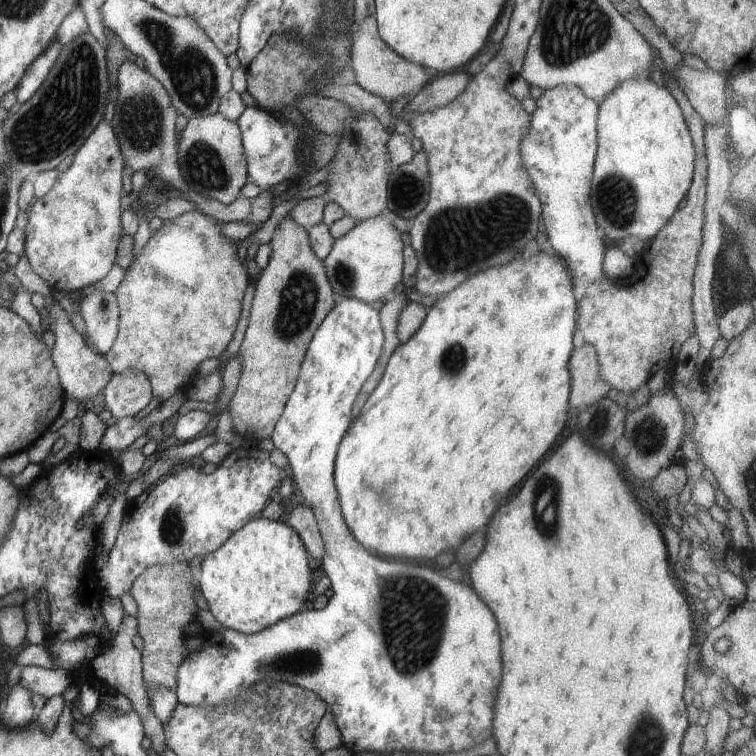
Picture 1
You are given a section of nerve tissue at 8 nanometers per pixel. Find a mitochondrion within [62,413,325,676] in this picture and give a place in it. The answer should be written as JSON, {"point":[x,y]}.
{"point":[172,525]}

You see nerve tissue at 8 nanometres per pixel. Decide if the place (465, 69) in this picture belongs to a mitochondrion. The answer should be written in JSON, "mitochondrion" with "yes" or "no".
{"mitochondrion":"no"}

